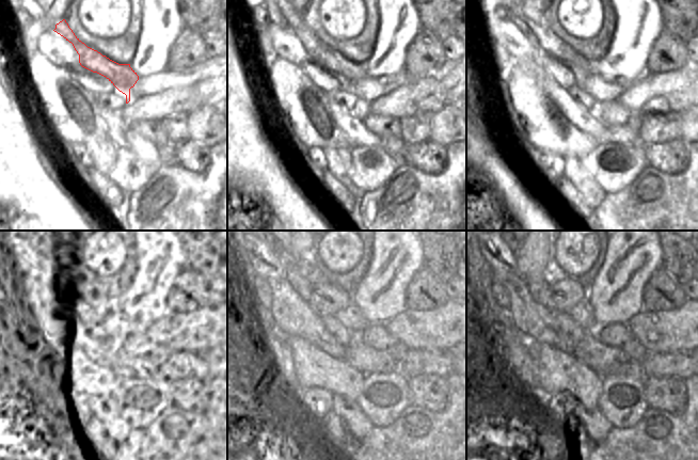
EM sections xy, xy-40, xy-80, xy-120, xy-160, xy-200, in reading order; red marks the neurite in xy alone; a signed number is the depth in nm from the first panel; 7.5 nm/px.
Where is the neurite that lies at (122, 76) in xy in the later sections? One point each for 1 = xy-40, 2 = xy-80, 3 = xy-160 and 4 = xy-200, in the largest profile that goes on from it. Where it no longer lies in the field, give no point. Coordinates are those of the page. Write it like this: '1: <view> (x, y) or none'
1: xy-40 (317, 50)
2: xy-80 (546, 41)
3: xy-160 (301, 276)
4: xy-200 (539, 289)

